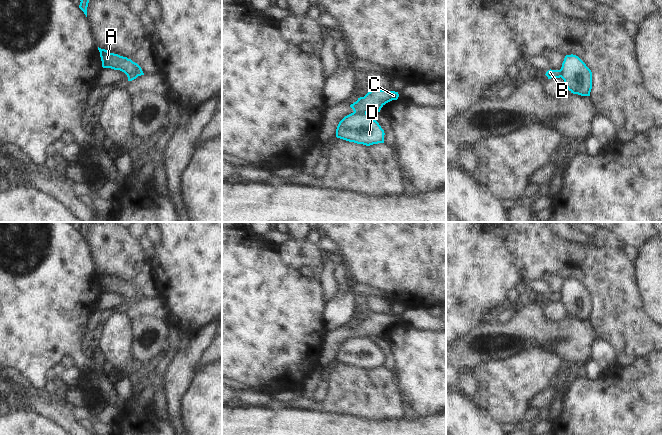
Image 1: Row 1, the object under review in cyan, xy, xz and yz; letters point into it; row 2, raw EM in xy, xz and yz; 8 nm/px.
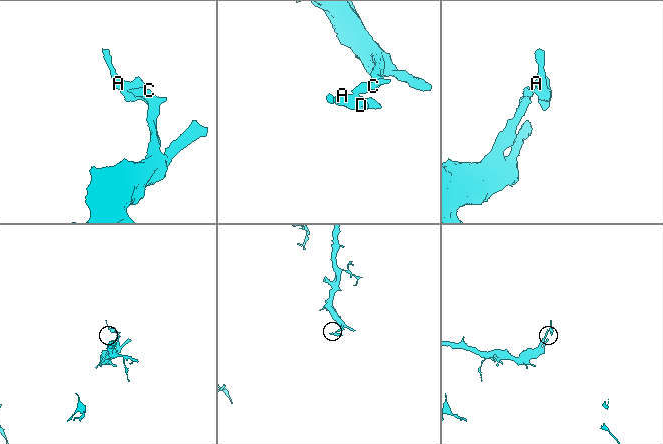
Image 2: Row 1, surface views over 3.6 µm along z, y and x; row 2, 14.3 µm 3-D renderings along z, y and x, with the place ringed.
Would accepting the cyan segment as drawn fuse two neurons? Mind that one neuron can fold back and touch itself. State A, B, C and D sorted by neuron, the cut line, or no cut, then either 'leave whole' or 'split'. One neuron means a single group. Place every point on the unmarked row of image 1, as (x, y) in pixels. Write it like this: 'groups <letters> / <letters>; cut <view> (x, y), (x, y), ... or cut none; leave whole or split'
groups A D / B C; cut xz (354, 335), (366, 337); split

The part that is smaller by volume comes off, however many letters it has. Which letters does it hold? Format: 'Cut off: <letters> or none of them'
Cut off: A, D

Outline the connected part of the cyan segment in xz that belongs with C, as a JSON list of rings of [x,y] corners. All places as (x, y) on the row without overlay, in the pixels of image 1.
[[[371,313],[364,321],[358,322],[356,326],[350,329],[354,336],[365,338],[368,335],[380,336],[381,332],[392,324],[397,324],[398,316],[381,313]]]

